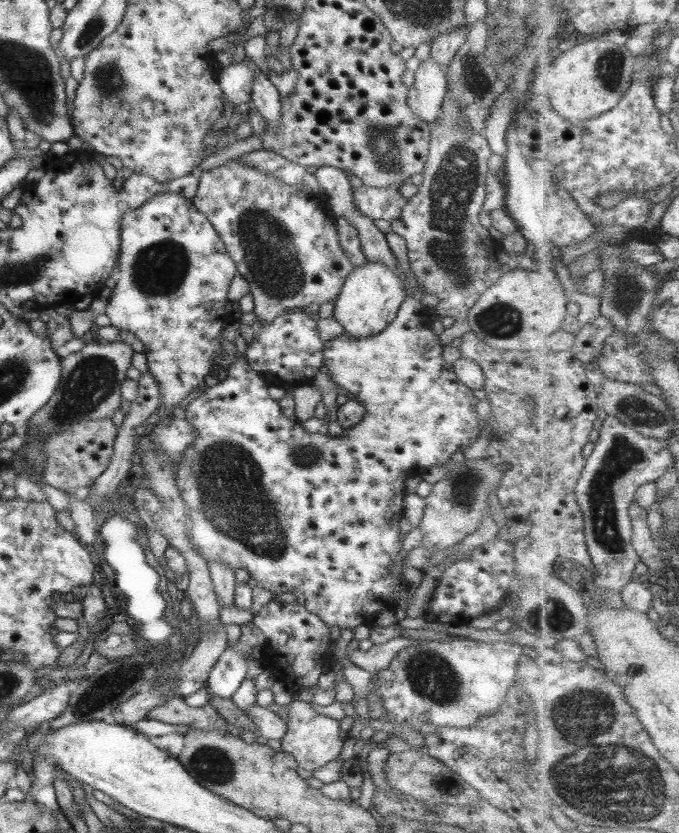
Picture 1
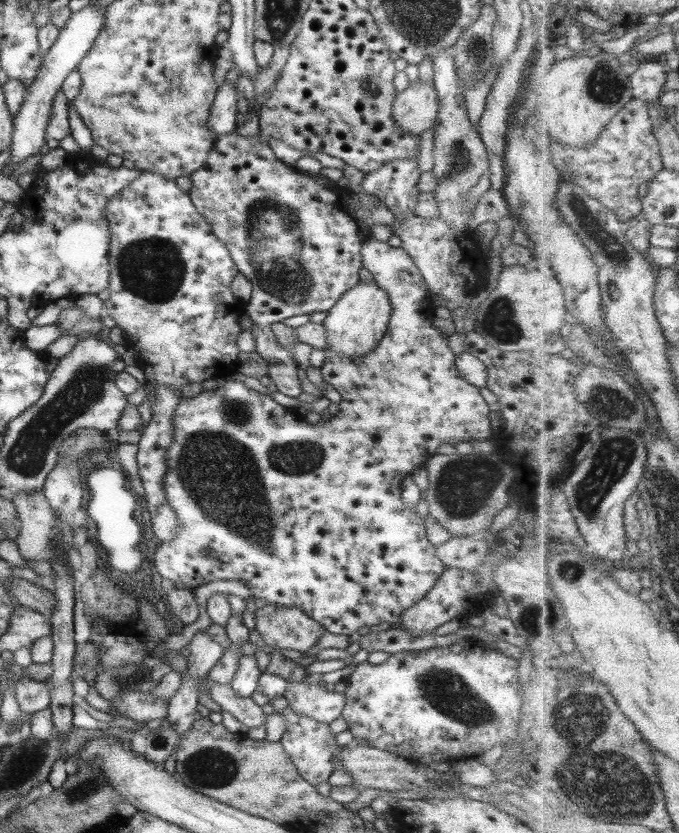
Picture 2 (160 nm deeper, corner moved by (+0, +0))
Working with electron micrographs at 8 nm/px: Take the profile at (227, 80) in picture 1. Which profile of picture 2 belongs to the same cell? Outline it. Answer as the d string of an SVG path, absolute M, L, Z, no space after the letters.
M227 81L215 93L206 125L217 137L233 133L237 127L235 125L235 116L237 116L236 93L236 83Z

